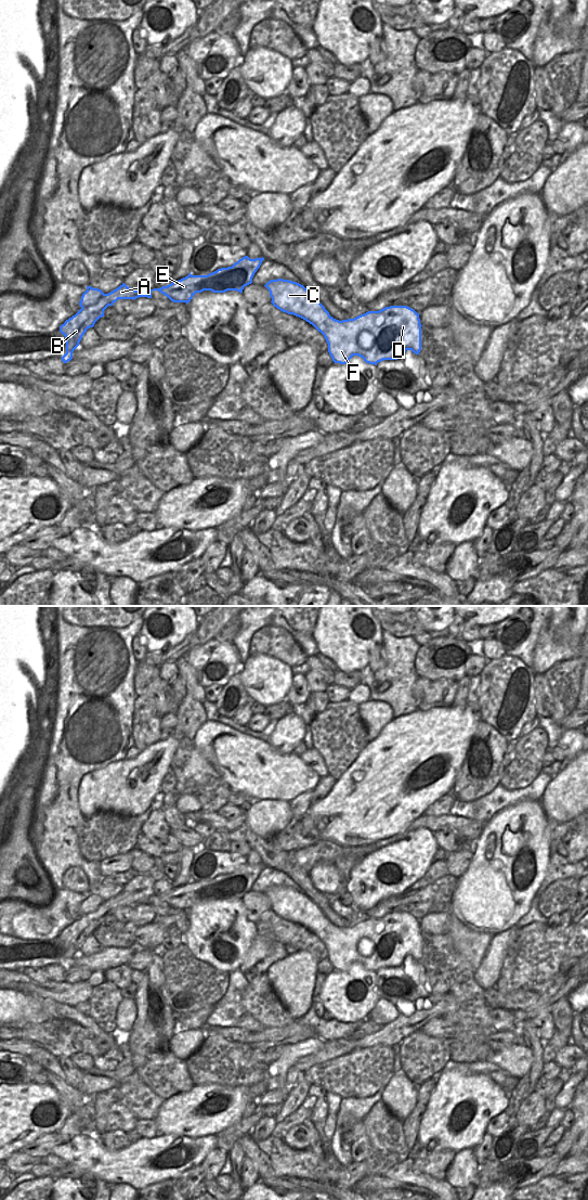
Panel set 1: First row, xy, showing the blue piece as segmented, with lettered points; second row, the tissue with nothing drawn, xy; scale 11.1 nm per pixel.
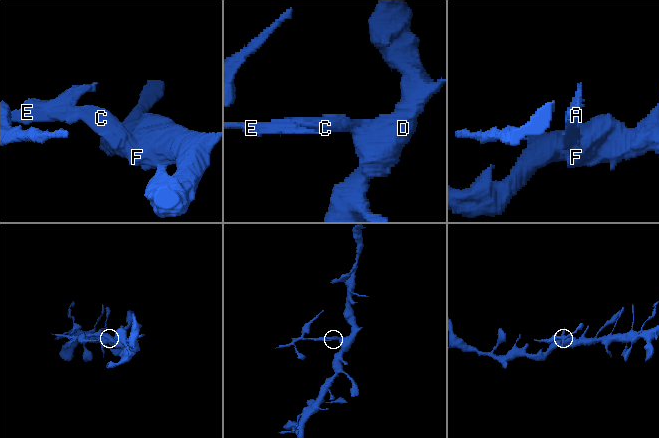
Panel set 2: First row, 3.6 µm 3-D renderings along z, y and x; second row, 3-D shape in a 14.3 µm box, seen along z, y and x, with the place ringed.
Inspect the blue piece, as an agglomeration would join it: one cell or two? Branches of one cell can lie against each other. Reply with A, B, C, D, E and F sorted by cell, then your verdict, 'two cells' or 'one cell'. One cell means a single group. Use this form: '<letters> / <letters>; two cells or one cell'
A B C E / D F; two cells

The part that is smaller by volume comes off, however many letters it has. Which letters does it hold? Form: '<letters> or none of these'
A, B, C, E

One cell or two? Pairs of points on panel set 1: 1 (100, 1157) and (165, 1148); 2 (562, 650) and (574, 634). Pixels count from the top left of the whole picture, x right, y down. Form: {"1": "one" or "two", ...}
{"1": "one", "2": "two"}

